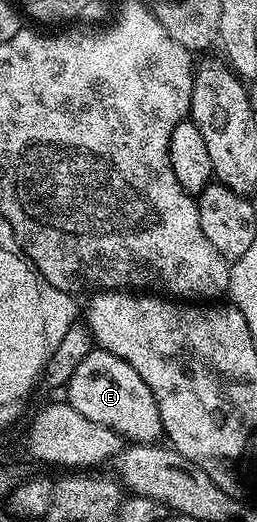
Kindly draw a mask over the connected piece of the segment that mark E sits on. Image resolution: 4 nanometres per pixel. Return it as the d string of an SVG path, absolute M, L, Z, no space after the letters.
M94 350L79 362L75 374L71 374L67 385L67 402L83 418L91 418L91 422L99 422L99 426L107 426L115 430L126 441L139 444L151 444L162 439L159 406L155 402L155 394L151 394L151 386L135 374L123 358L115 358L115 354Z

